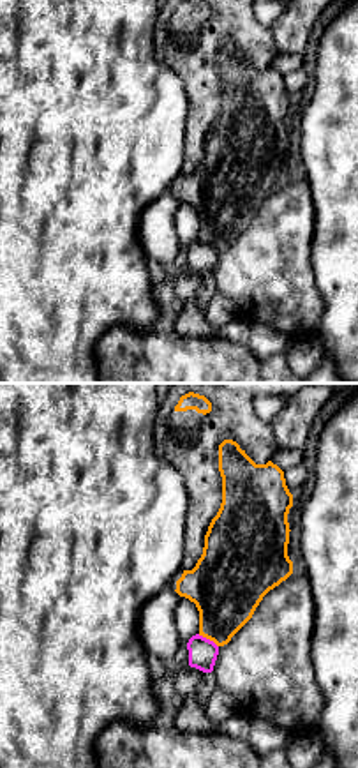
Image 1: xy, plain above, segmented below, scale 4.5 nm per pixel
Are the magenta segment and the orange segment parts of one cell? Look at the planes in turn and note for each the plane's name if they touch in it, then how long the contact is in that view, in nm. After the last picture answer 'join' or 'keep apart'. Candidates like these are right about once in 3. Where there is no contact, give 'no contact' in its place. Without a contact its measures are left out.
contact in xy; length 110 nm

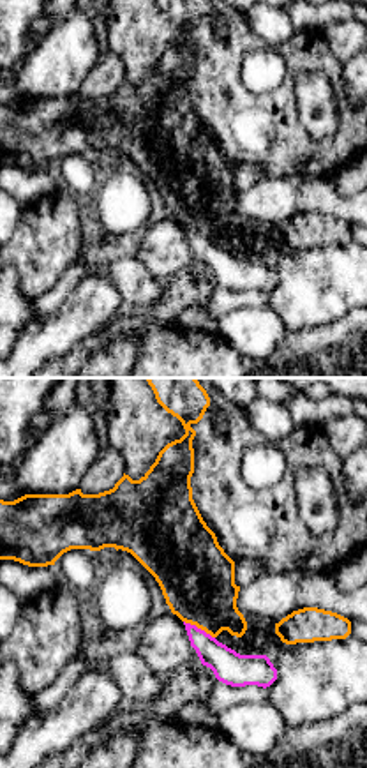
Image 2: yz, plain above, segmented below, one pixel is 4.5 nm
contact in yz; length 170 nm

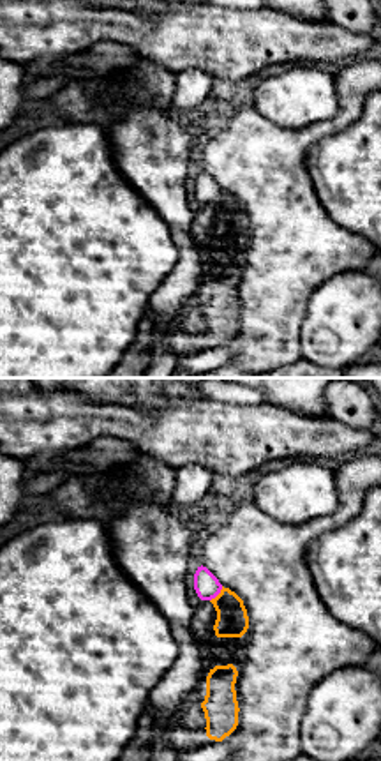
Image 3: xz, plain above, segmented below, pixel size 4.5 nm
contact in xz; length 90 nm

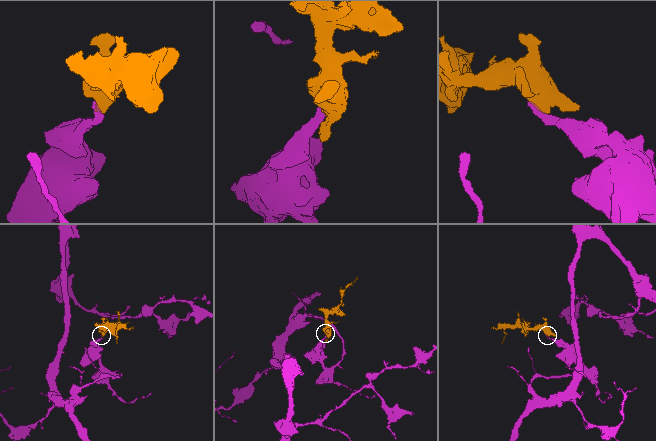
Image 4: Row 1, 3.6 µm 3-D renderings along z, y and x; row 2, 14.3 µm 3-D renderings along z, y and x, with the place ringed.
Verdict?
keep apart

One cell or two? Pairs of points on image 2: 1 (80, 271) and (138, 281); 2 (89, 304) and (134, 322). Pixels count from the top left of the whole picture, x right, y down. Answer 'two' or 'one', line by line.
1: one
2: two

